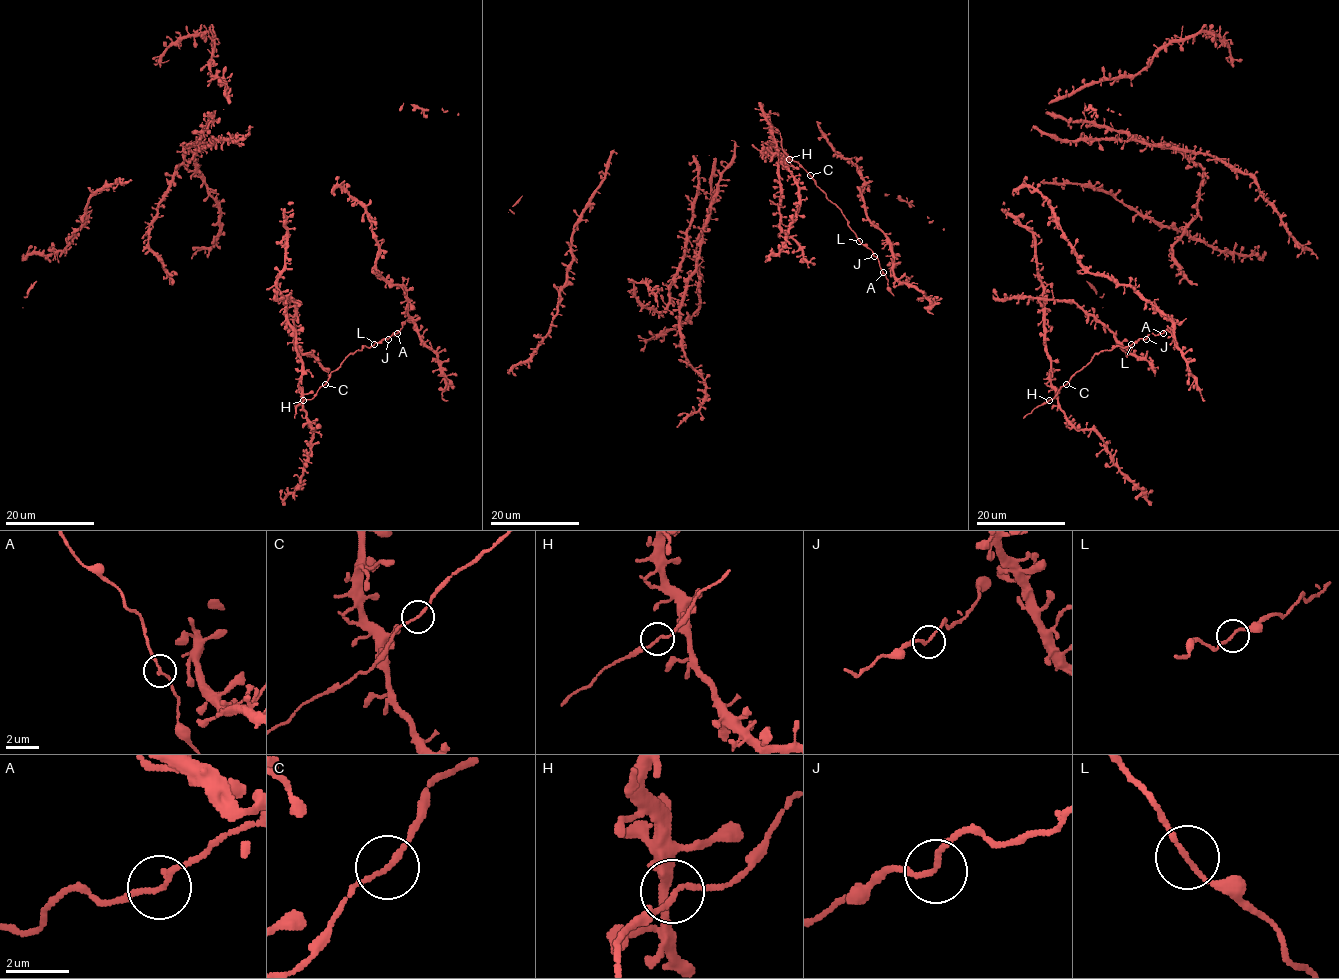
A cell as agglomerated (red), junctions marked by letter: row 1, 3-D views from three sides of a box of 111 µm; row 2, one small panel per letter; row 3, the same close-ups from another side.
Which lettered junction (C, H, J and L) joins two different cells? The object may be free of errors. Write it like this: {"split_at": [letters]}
{"split_at": []}

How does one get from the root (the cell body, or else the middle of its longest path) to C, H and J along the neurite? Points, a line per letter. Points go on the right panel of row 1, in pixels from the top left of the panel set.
C: (1041, 279), (1042, 321), (1046, 353), (1050, 359), (1051, 388), (1058, 393), (1066, 384)
H: (1041, 279), (1046, 353), (1050, 359), (1051, 388), (1058, 392), (1049, 400)
J: (1041, 279), (1046, 353), (1050, 359), (1051, 388), (1057, 393), (1095, 354), (1116, 346), (1129, 346), (1146, 338)

